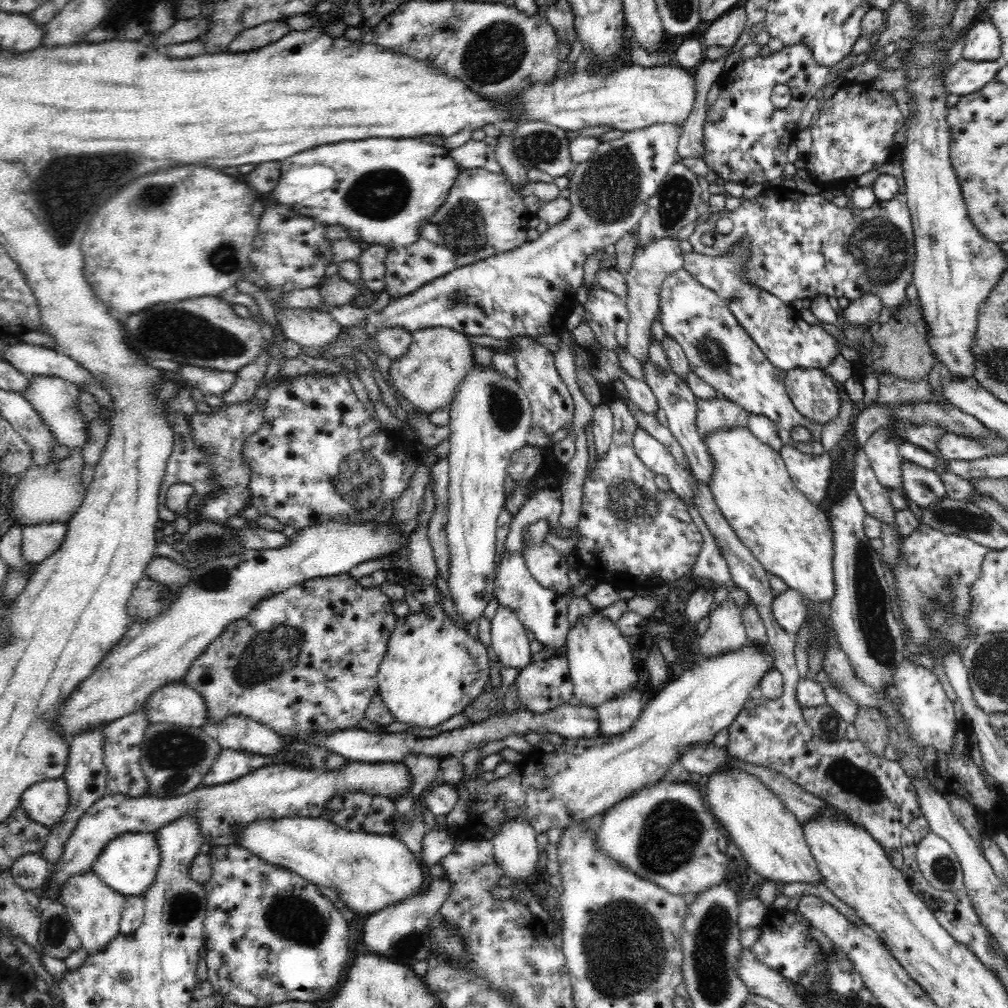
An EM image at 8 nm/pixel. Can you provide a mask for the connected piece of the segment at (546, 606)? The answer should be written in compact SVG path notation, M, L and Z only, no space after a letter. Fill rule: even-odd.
M522 553L505 554L506 558L502 561L499 569L495 571L494 590L500 599L500 605L511 610L518 620L534 634L534 638L542 644L544 650L553 650L560 655L560 648L565 645L567 630L569 629L568 620L568 597L556 593L554 590L540 586L529 573Z

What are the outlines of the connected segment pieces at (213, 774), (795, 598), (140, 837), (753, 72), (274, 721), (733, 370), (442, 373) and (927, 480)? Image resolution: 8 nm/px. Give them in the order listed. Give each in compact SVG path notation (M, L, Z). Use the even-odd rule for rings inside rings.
M225 748L220 751L201 784L221 785L270 764L272 764L270 759L260 753Z
M789 588L775 597L772 604L774 618L786 632L796 634L806 620L807 603L798 590Z
M127 832L107 842L91 868L111 889L125 897L133 897L146 892L154 880L159 862L159 848L153 833Z
M804 42L785 46L782 51L775 52L768 57L757 55L753 58L734 58L724 73L716 105L704 124L703 159L711 170L711 178L722 176L724 182L739 182L744 187L758 184L758 182L771 182L779 178L787 163L786 152L790 148L792 139L794 140L796 124L799 123L810 98L826 82L830 74L829 69L826 65L816 62ZM777 84L788 84L792 91L792 101L783 110L774 108L770 101L772 88Z
M350 573L338 574L327 578L314 578L305 581L302 585L292 586L273 598L258 603L250 614L226 626L226 630L214 642L211 642L203 653L187 668L186 676L182 679L190 687L197 690L206 705L206 725L216 727L220 721L231 714L246 715L262 725L268 726L280 737L293 738L300 734L321 734L331 736L336 732L347 729L357 729L365 718L365 710L374 698L379 687L378 670L382 659L388 650L388 640L396 628L400 618L394 613L393 601L379 587L374 587L366 581L352 577Z
M684 267L669 274L662 282L660 290L660 306L663 328L666 333L672 335L684 349L689 368L704 382L715 388L717 392L740 404L748 414L764 414L774 421L777 426L783 444L792 446L803 454L818 457L823 454L824 448L821 444L821 425L804 418L792 404L787 395L784 384L785 373L778 370L754 344L752 337L738 324L732 311L725 302L710 287L705 287L700 281L690 274ZM794 426L803 426L810 432L810 439L806 442L797 441L790 435Z
M442 327L417 330L412 336L408 350L390 361L384 377L397 396L403 396L405 402L418 412L431 415L450 404L462 377L474 364L470 342L465 339L464 333Z
M902 459L901 478L909 499L921 508L926 508L946 496L941 476L934 470L923 468L916 462Z

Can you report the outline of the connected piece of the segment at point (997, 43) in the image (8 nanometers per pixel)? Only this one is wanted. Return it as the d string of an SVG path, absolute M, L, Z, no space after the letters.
M980 21L966 33L966 45L962 57L973 61L997 61L1002 57L1000 32L994 23Z

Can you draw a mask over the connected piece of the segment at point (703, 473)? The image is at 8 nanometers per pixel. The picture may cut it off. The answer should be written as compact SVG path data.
M649 356L641 362L641 367L644 382L650 387L657 406L662 408L666 414L667 427L671 430L672 436L680 443L697 479L708 484L714 465L712 465L712 461L708 457L708 451L706 451L700 433L696 428L696 404L698 398L690 390L686 381L679 377L674 370L670 368L662 373L662 369L658 368L658 365L654 364L654 361L650 360Z

